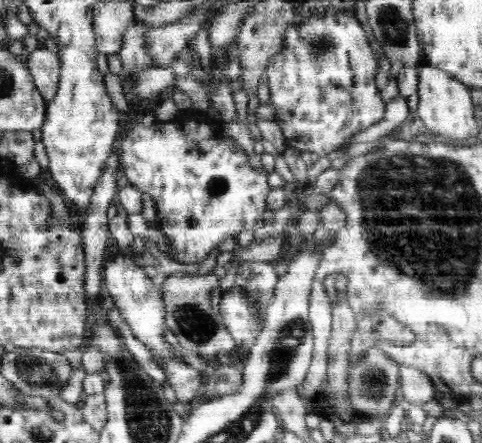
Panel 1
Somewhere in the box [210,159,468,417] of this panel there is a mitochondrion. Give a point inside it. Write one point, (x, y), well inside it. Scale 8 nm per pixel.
(282, 358)

